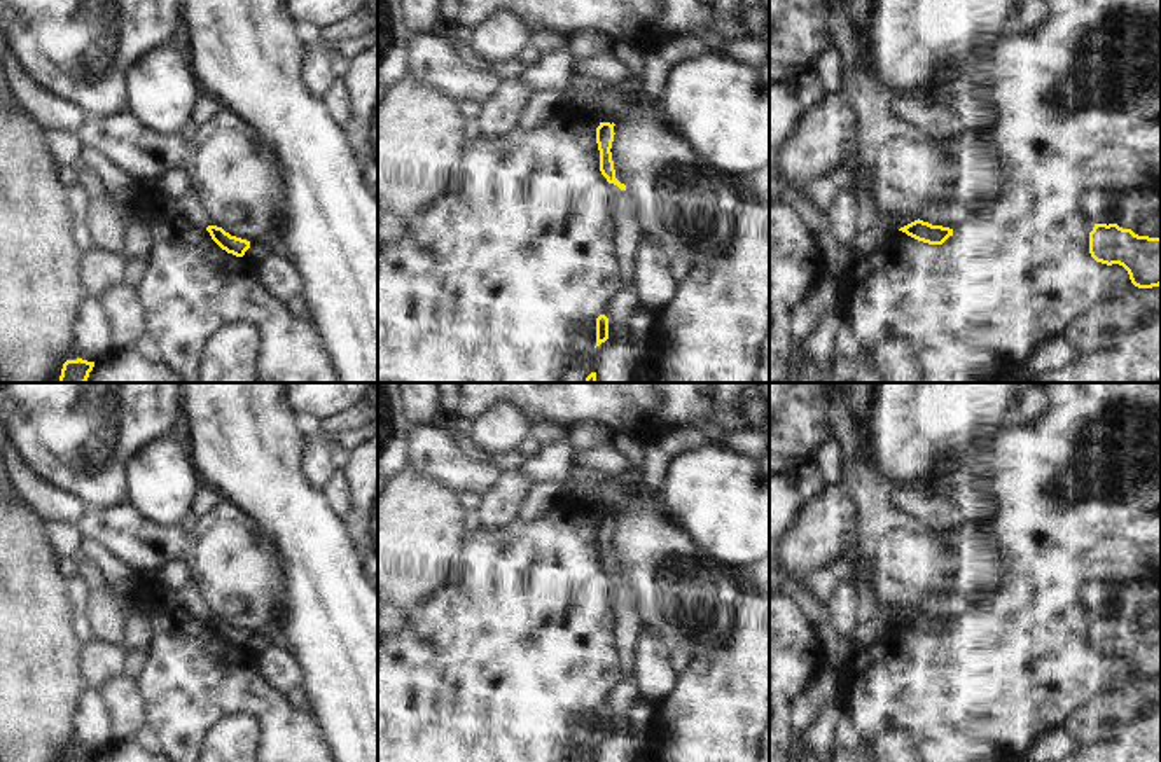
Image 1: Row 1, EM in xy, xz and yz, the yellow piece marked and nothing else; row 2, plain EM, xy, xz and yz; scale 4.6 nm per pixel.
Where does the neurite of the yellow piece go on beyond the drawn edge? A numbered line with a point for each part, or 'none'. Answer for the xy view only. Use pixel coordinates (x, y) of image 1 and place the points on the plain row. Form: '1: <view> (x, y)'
none

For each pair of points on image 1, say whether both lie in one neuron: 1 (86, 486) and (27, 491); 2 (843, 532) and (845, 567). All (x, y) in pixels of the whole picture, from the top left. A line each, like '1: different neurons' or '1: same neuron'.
1: different neurons
2: different neurons

